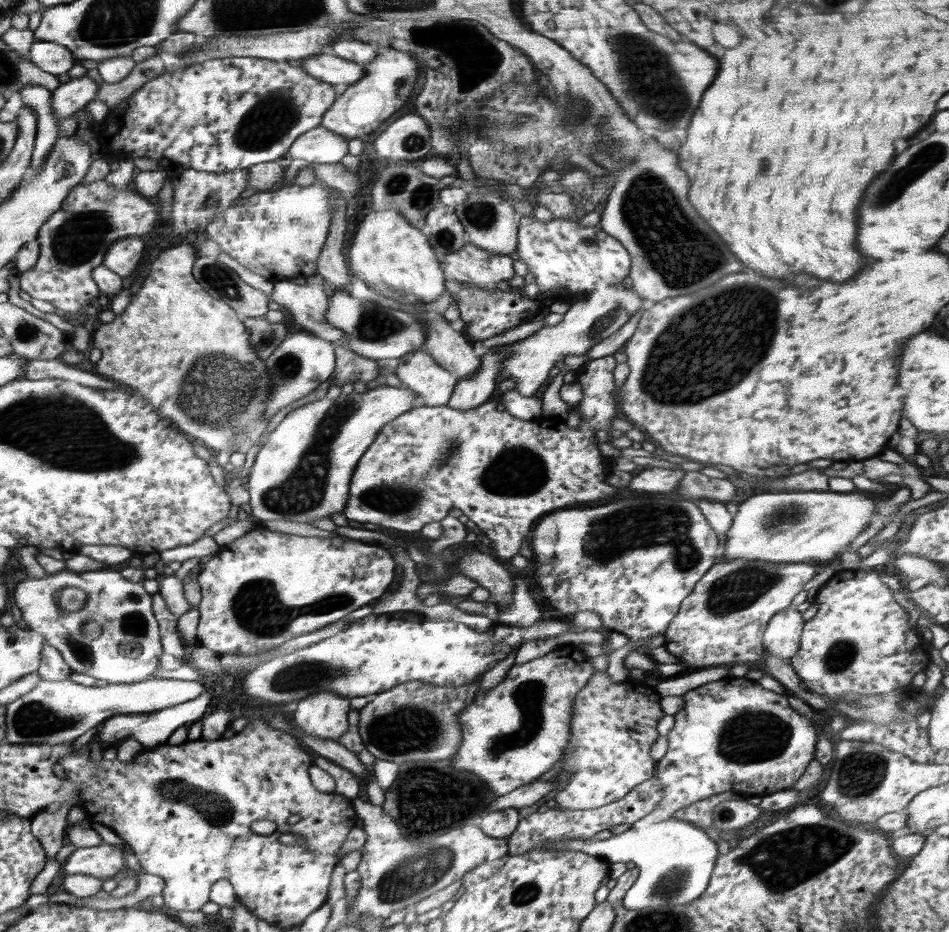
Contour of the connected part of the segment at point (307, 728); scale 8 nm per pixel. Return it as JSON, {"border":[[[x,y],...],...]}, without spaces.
{"border":[[[318,691],[298,701],[292,717],[306,734],[336,741],[348,730],[349,710],[349,697]]]}

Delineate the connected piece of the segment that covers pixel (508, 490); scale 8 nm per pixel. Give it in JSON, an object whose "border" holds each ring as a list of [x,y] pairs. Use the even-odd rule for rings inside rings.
{"border":[[[606,355],[588,361],[582,367],[576,381],[583,390],[578,406],[584,417],[576,429],[570,429],[562,422],[514,418],[508,411],[498,410],[499,403],[491,399],[465,411],[447,404],[412,407],[383,426],[378,438],[360,457],[350,478],[350,496],[342,514],[348,521],[379,524],[402,531],[406,538],[426,524],[442,521],[450,510],[457,508],[470,519],[471,525],[478,525],[486,540],[490,539],[496,557],[504,562],[510,561],[520,554],[524,538],[545,516],[616,494],[616,488],[606,484],[606,470],[613,468],[613,460],[598,449],[594,430],[612,430],[612,420],[618,416],[617,389],[613,379],[617,364],[613,355]]]}

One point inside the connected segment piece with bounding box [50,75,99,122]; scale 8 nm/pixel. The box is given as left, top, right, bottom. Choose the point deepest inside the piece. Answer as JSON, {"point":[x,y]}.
{"point":[74,95]}

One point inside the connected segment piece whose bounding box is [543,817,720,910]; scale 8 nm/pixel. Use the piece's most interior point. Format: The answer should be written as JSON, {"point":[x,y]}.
{"point":[675,858]}

